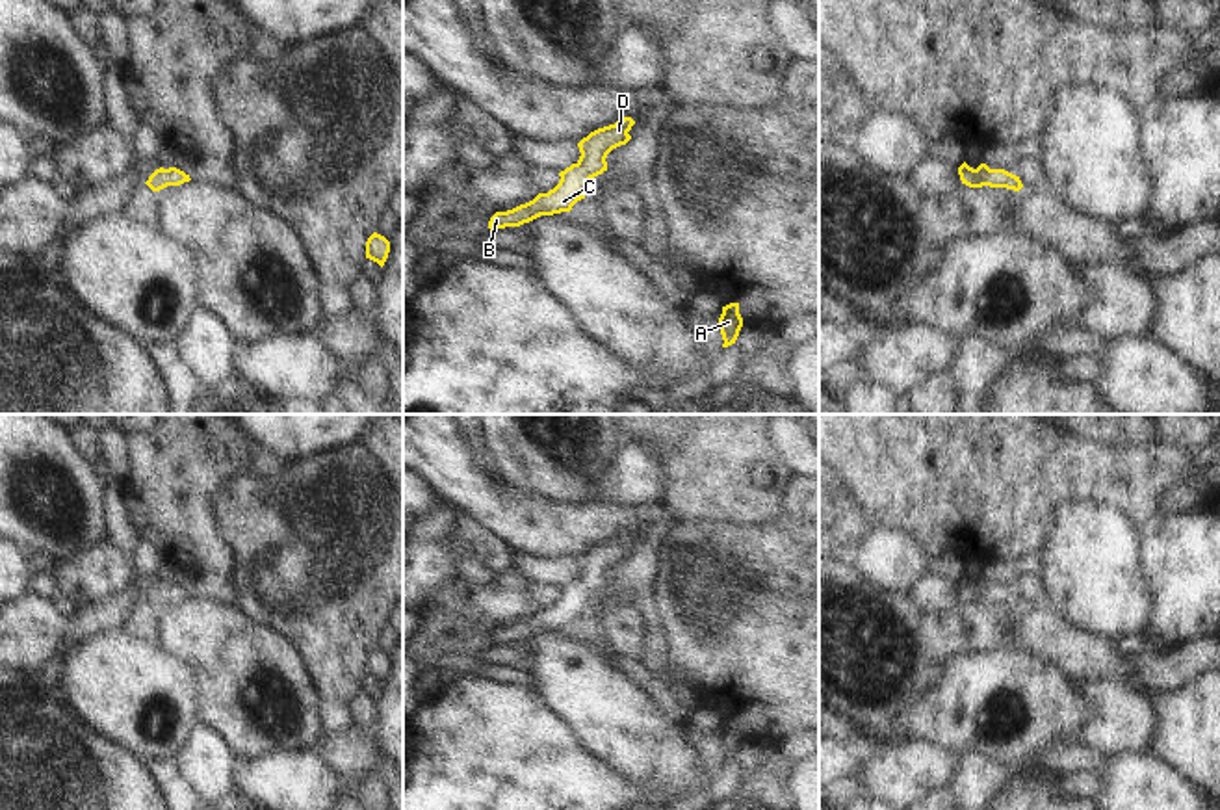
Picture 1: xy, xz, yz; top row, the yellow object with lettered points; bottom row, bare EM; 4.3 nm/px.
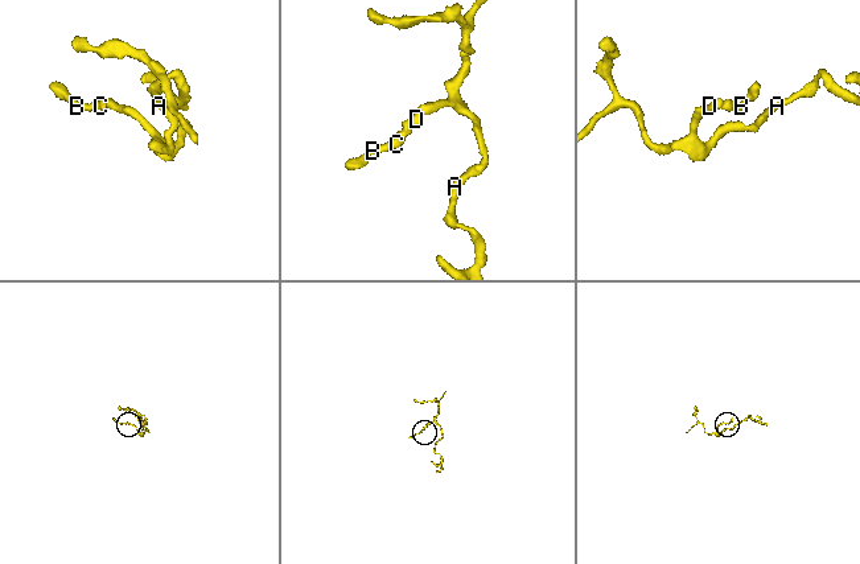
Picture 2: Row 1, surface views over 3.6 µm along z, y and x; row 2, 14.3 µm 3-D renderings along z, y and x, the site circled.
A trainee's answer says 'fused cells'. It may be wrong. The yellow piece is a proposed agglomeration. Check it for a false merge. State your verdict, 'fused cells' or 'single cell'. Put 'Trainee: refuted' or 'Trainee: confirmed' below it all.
single cell
Trainee: refuted

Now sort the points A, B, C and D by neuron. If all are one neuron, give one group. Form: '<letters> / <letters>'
A B C D

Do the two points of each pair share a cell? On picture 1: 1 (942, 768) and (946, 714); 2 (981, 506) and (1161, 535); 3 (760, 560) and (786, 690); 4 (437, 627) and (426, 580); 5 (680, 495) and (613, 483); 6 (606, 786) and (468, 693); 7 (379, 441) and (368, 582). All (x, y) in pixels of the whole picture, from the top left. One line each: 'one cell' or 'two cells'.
1: two cells
2: two cells
3: one cell
4: two cells
5: two cells
6: one cell
7: two cells

